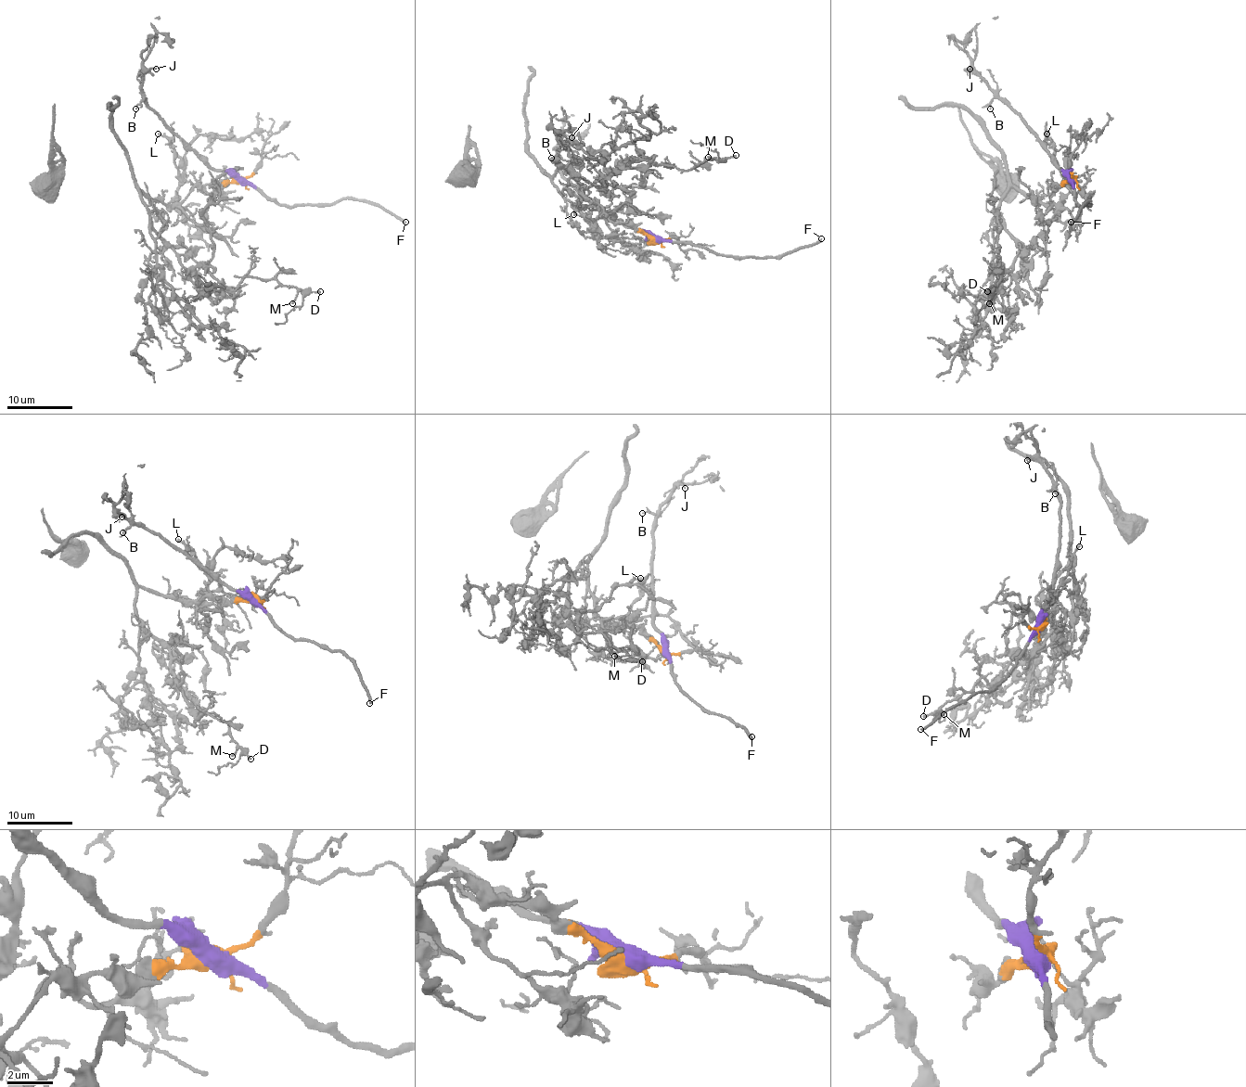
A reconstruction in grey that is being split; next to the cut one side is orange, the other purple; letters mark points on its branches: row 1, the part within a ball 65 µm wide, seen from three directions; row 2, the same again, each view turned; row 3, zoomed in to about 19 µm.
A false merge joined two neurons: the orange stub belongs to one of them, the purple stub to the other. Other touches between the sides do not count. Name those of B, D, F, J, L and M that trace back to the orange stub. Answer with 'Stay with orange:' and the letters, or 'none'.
Stay with orange: D, L, M

